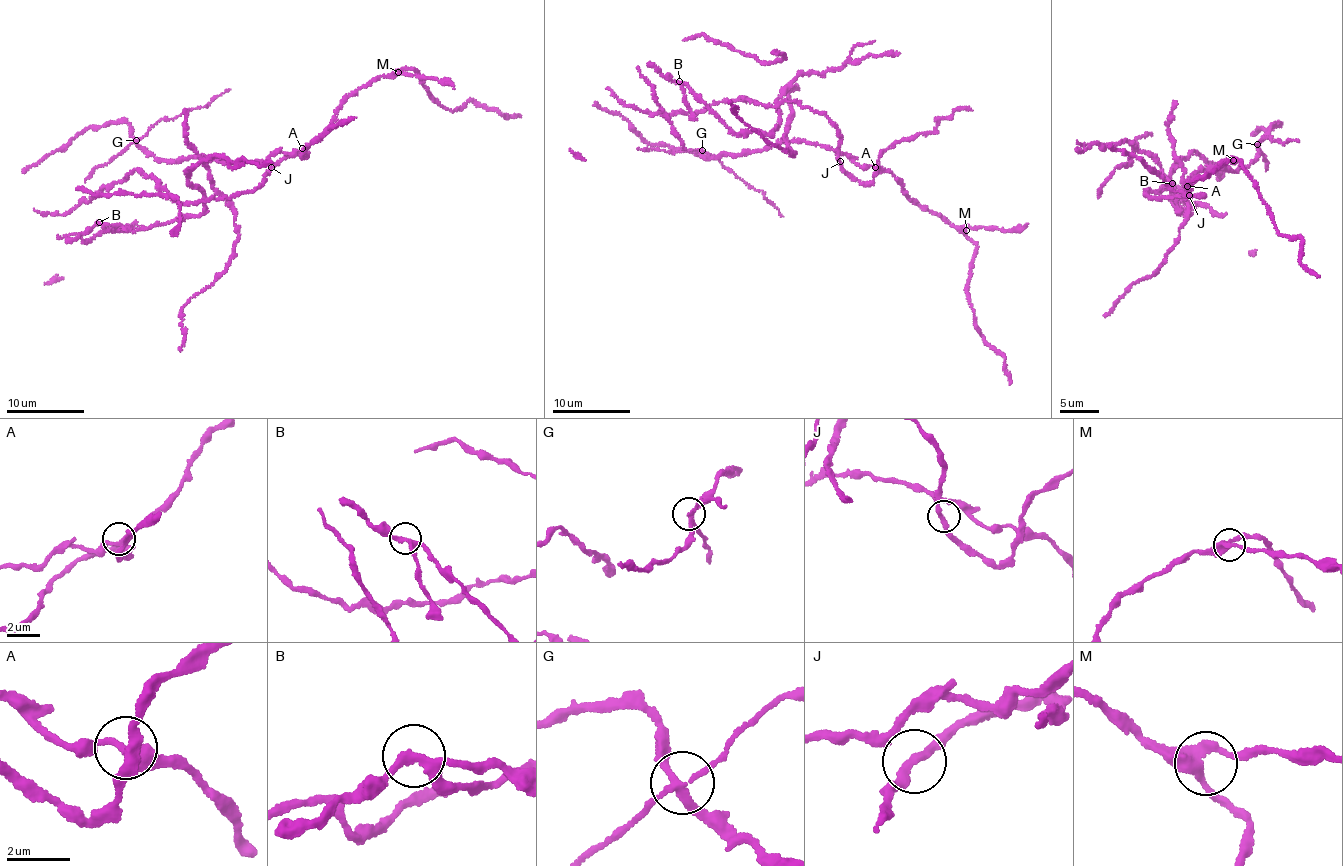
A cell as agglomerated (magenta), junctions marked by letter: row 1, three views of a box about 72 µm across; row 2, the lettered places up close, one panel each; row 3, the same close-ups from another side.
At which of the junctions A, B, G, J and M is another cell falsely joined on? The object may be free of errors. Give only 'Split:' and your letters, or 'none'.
Split: G

